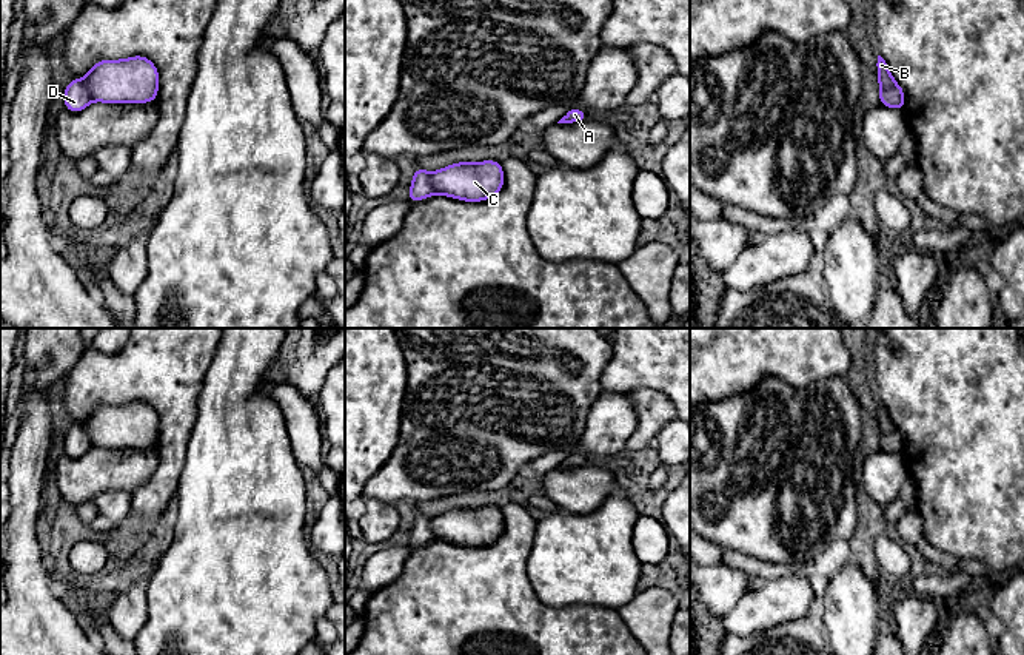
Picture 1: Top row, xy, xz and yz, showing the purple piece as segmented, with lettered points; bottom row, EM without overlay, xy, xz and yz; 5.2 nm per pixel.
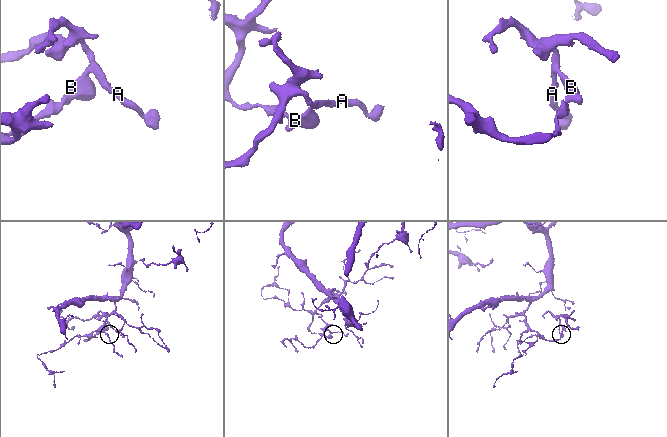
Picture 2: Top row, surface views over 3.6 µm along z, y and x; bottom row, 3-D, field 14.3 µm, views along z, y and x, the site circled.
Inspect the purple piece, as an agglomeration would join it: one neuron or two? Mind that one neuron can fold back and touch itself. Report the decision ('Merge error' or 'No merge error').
Merge error

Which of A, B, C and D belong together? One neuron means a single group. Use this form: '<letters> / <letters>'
A B C / D

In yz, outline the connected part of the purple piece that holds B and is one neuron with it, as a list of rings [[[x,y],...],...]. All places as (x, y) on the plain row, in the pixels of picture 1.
[[[878,401],[876,411],[878,411],[878,430],[881,435],[887,435],[887,433],[892,433],[893,430],[896,430],[885,405],[881,401]]]

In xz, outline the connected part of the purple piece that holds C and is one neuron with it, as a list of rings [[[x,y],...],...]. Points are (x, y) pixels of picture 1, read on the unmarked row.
[[[497,506],[457,507],[430,519],[436,539],[465,547],[493,544],[505,529],[502,509]]]

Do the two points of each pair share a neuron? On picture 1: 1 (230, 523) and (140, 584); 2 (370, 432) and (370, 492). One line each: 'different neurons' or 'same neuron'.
1: different neurons
2: different neurons

